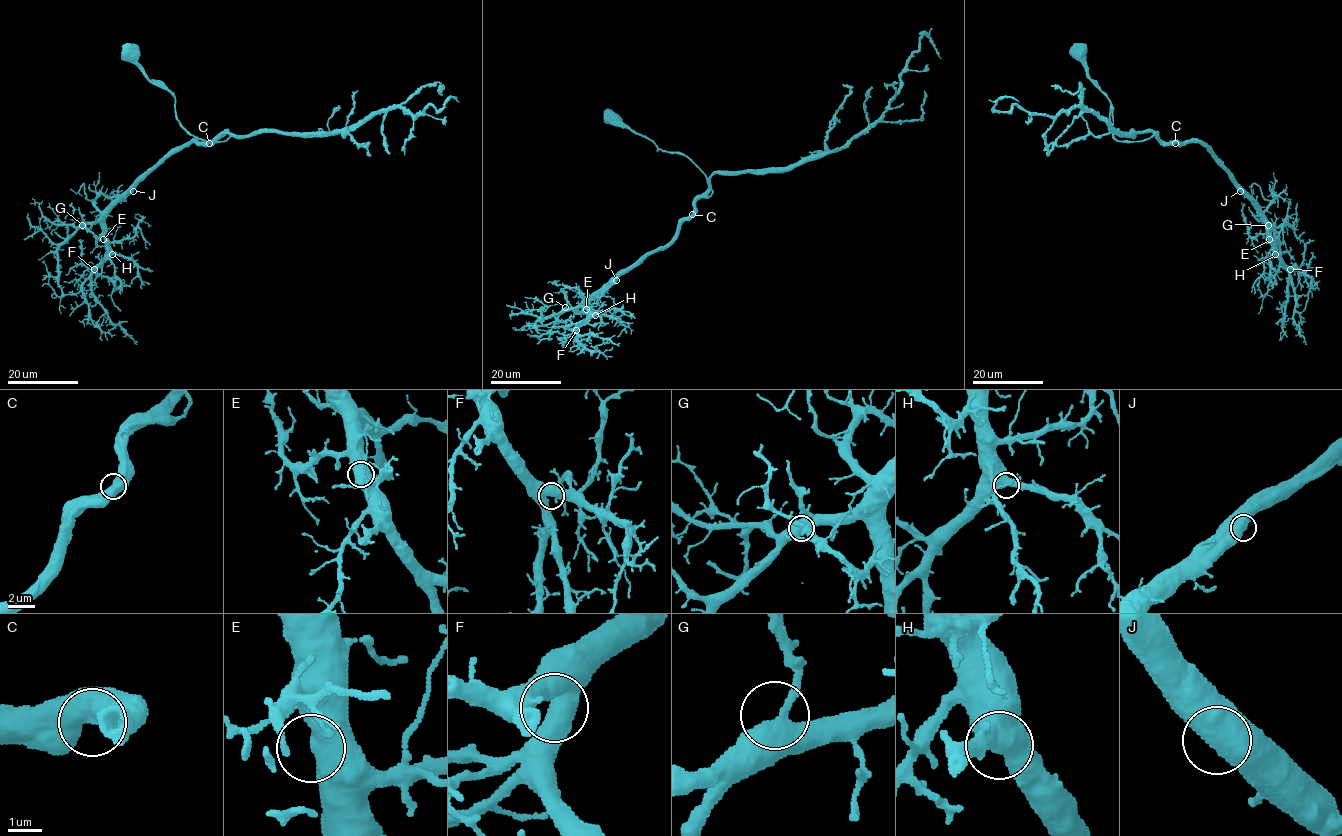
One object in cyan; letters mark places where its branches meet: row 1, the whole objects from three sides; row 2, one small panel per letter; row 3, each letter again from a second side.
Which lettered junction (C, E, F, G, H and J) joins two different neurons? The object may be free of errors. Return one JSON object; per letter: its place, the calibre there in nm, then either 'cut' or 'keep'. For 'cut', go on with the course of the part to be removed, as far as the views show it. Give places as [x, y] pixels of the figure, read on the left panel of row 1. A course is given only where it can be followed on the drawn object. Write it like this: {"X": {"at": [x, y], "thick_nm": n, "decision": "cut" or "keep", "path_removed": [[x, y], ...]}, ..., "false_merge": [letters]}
{"C": {"at": [209, 143], "thick_nm": 600, "decision": "keep"}, "E": {"at": [103, 239], "thick_nm": 550, "decision": "keep"}, "F": {"at": [94, 269], "thick_nm": 650, "decision": "keep"}, "G": {"at": [82, 225], "thick_nm": 550, "decision": "keep"}, "H": {"at": [112, 254], "thick_nm": 550, "decision": "keep"}, "J": {"at": [133, 191], "thick_nm": 600, "decision": "keep"}, "false_merge": []}

